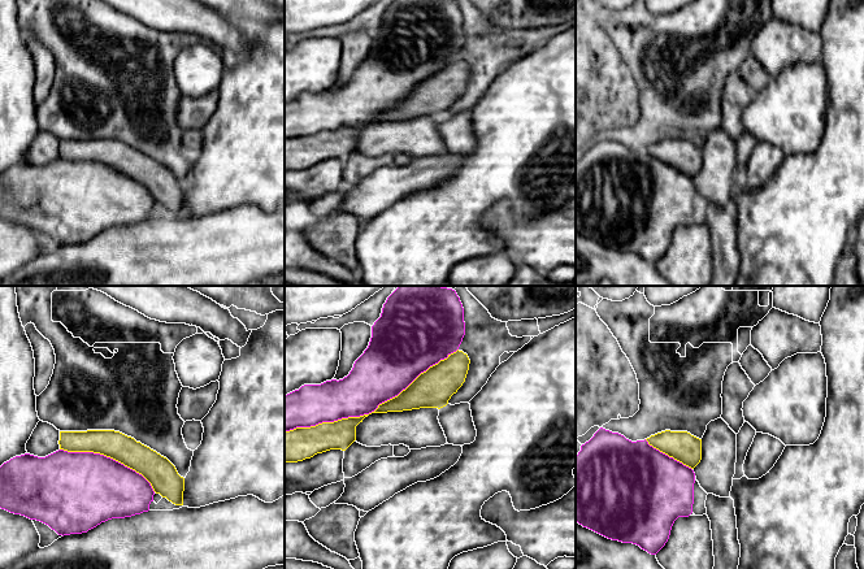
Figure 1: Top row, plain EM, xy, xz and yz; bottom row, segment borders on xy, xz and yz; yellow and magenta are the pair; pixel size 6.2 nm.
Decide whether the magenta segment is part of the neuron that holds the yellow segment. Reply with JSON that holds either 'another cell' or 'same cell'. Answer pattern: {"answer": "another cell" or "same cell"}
{"answer": "same cell"}

